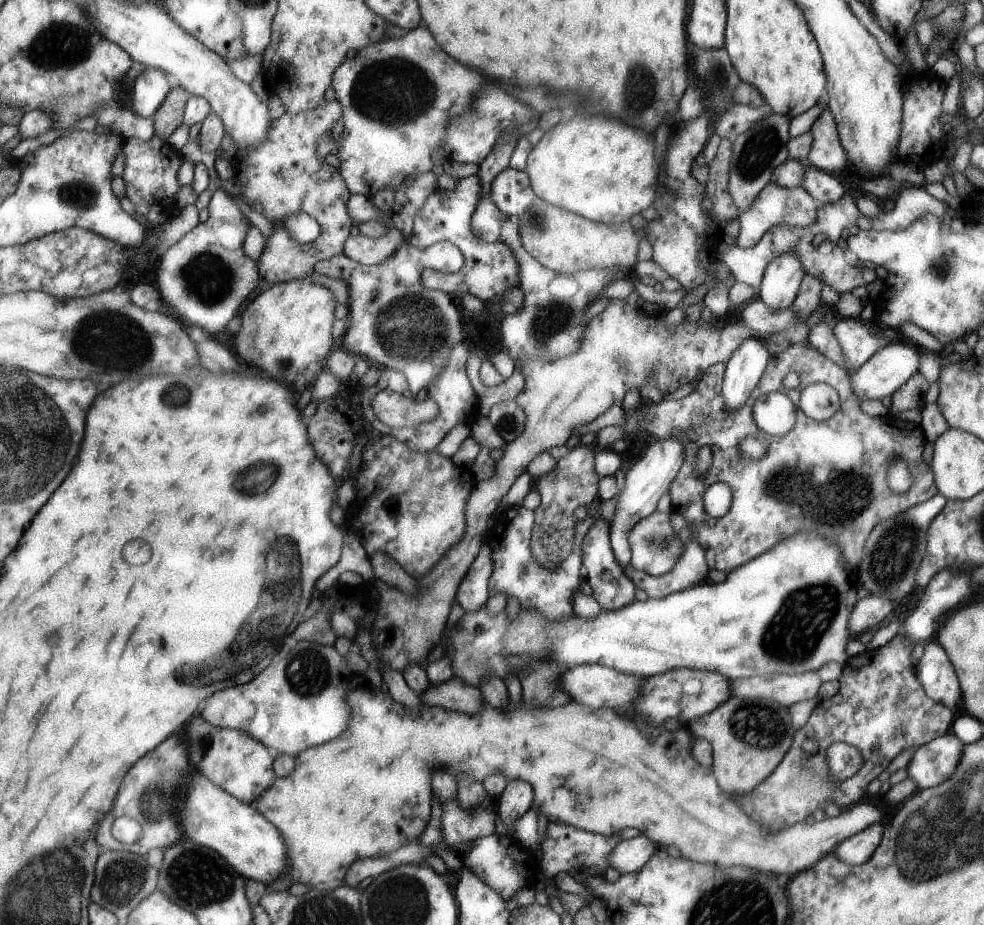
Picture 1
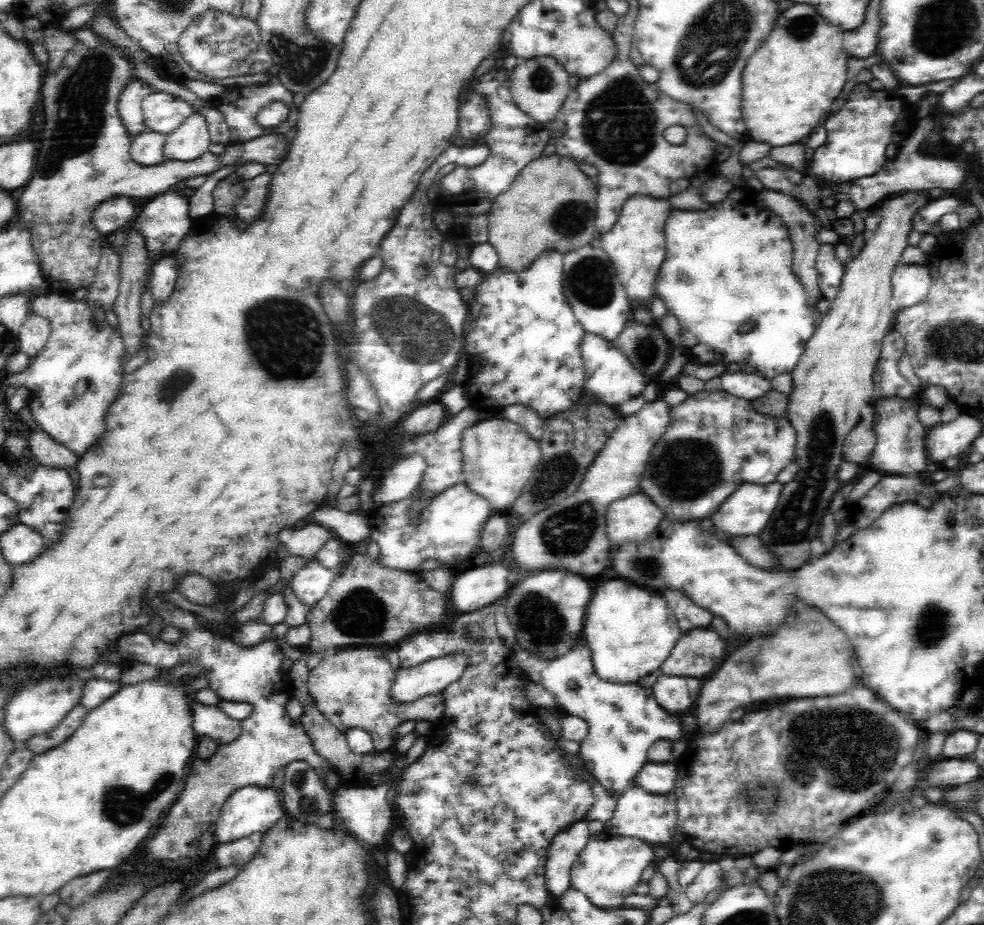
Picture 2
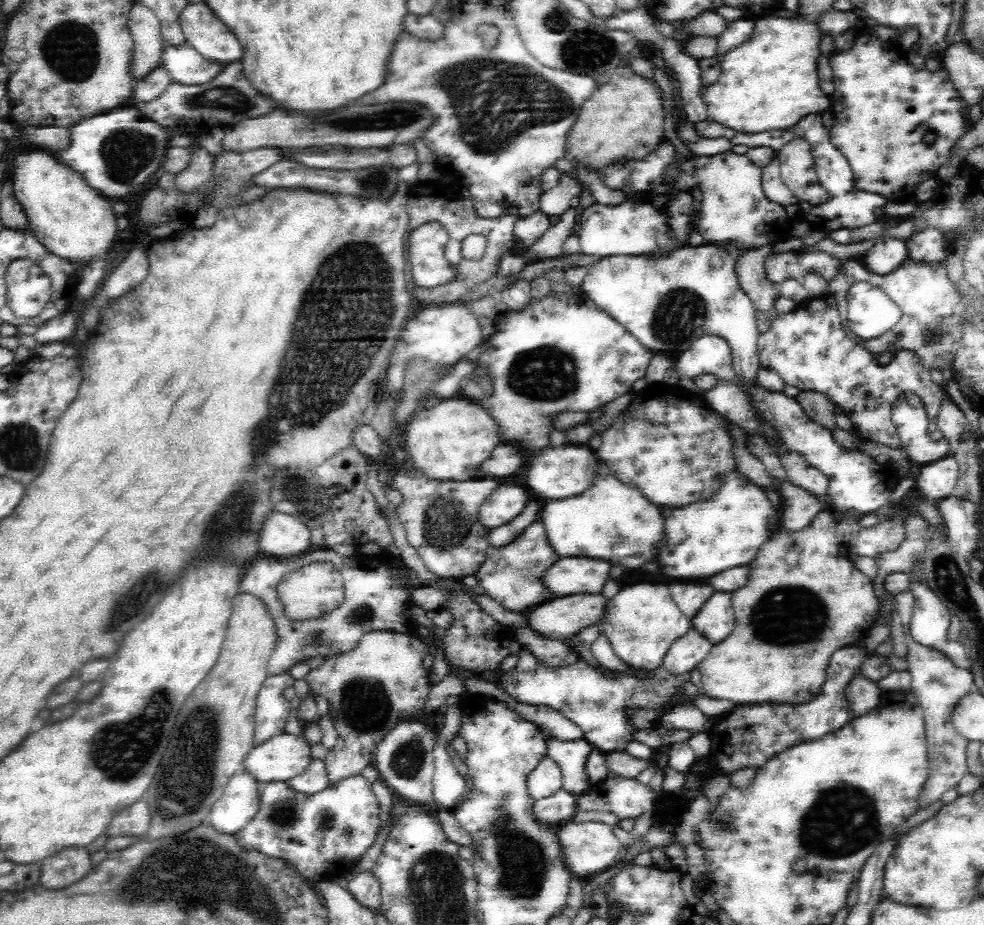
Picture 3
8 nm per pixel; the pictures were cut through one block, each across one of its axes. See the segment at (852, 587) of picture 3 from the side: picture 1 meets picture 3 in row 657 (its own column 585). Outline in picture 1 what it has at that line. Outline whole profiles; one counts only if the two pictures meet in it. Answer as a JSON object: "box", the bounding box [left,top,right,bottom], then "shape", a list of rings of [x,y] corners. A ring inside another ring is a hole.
{"box":[254,686,894,892],"shape":[[[367,686],[365,688],[352,688],[346,690],[346,700],[350,704],[350,709],[353,710],[353,720],[350,723],[350,732],[342,732],[342,736],[338,736],[338,740],[330,740],[330,744],[321,744],[320,747],[309,748],[308,751],[301,752],[300,755],[295,756],[296,768],[290,776],[286,778],[277,777],[272,788],[261,796],[254,806],[266,820],[270,820],[272,824],[278,824],[277,828],[282,828],[282,836],[289,846],[289,856],[293,862],[293,870],[286,872],[286,876],[281,879],[274,880],[274,884],[268,884],[266,888],[268,892],[282,892],[282,890],[289,889],[294,884],[310,885],[312,889],[327,891],[328,889],[334,890],[341,887],[345,882],[345,876],[348,874],[350,866],[353,866],[357,860],[362,858],[372,858],[375,856],[386,855],[390,852],[396,852],[398,848],[402,848],[404,844],[410,844],[412,840],[419,840],[425,832],[425,828],[429,826],[430,819],[430,800],[432,800],[432,792],[430,792],[430,772],[434,768],[434,762],[438,760],[436,766],[440,769],[446,769],[452,772],[452,776],[465,778],[465,776],[472,776],[476,782],[484,782],[489,776],[493,774],[504,774],[504,776],[511,781],[512,779],[520,779],[530,783],[535,794],[535,809],[538,815],[546,816],[549,822],[560,822],[560,824],[572,825],[578,829],[586,830],[586,832],[594,832],[602,834],[602,836],[612,836],[619,834],[624,828],[636,828],[640,830],[640,834],[649,838],[653,844],[659,848],[666,848],[668,846],[675,846],[680,849],[681,856],[694,860],[694,862],[712,862],[716,868],[728,868],[733,866],[741,866],[751,868],[754,870],[762,870],[762,872],[774,872],[774,874],[792,874],[792,878],[799,872],[812,868],[815,862],[821,861],[824,856],[828,856],[834,852],[837,845],[849,839],[850,836],[857,835],[858,832],[869,827],[871,824],[885,820],[891,815],[894,809],[889,812],[881,811],[876,804],[862,800],[861,803],[850,806],[850,808],[841,809],[840,814],[835,817],[827,817],[825,820],[816,821],[802,821],[796,823],[790,828],[782,828],[776,834],[764,834],[760,828],[760,823],[756,822],[753,817],[748,820],[748,815],[745,810],[742,810],[734,800],[730,800],[724,792],[720,794],[720,785],[715,774],[712,774],[712,767],[698,764],[696,758],[690,754],[690,746],[692,746],[692,738],[690,734],[684,730],[684,725],[680,726],[680,730],[676,729],[674,732],[661,729],[662,732],[658,736],[658,748],[652,748],[652,744],[648,742],[648,738],[628,720],[620,718],[614,710],[610,708],[592,708],[586,704],[578,704],[576,700],[570,701],[564,706],[556,708],[538,708],[538,710],[530,710],[528,706],[510,706],[506,712],[498,712],[502,708],[494,708],[492,704],[484,704],[478,716],[466,716],[466,714],[458,714],[449,709],[440,707],[432,707],[430,705],[424,706],[424,722],[422,716],[418,714],[416,718],[416,710],[410,708],[409,705],[402,704],[398,700],[394,700],[389,695],[388,690],[375,686]]]}

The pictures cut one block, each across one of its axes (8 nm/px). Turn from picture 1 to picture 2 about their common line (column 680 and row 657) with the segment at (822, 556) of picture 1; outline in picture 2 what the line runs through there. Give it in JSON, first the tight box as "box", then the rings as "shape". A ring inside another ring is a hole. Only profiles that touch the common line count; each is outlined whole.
{"box":[582,580,682,684],"shape":[[[610,580],[596,588],[588,603],[582,634],[591,652],[595,675],[615,684],[636,684],[658,670],[682,636],[682,629],[663,598],[622,580]]]}

